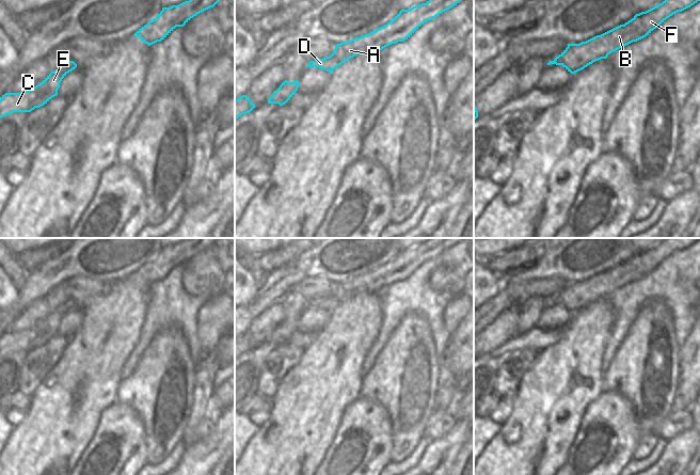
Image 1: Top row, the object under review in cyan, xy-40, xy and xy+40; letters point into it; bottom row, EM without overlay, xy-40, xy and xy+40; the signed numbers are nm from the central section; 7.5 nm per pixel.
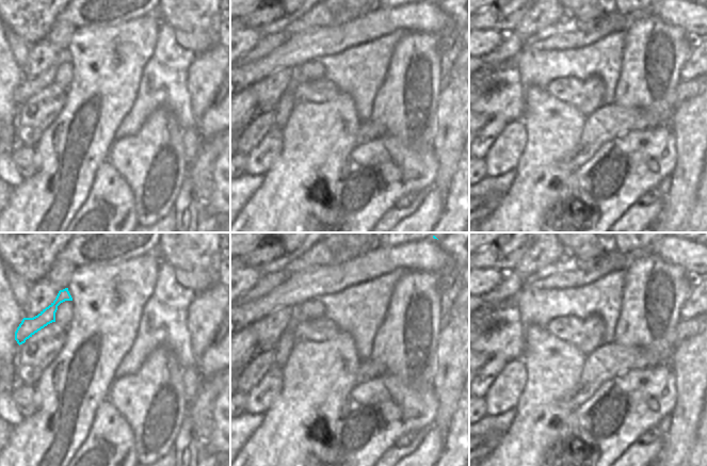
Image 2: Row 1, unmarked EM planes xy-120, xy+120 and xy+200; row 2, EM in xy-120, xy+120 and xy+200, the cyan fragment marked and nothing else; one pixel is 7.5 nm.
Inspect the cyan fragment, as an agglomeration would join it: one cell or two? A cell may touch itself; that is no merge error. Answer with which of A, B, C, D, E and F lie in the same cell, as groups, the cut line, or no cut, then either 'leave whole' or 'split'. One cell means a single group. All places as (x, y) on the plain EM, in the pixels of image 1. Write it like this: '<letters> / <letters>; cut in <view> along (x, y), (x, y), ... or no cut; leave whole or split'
A B C D E F; no cut; leave whole

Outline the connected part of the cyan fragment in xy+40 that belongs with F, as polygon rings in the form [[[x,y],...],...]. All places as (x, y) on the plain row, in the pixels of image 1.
[[[666,238],[658,244],[636,253],[624,264],[586,281],[568,283],[568,286],[547,304],[562,304],[568,311],[575,313],[595,300],[606,298],[611,291],[646,276],[667,257],[698,240],[700,238]]]

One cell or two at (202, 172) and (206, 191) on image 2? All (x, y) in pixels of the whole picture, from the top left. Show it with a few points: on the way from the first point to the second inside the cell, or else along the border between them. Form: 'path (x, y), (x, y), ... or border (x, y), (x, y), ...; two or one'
border (210, 178), (206, 179), (195, 189); two

